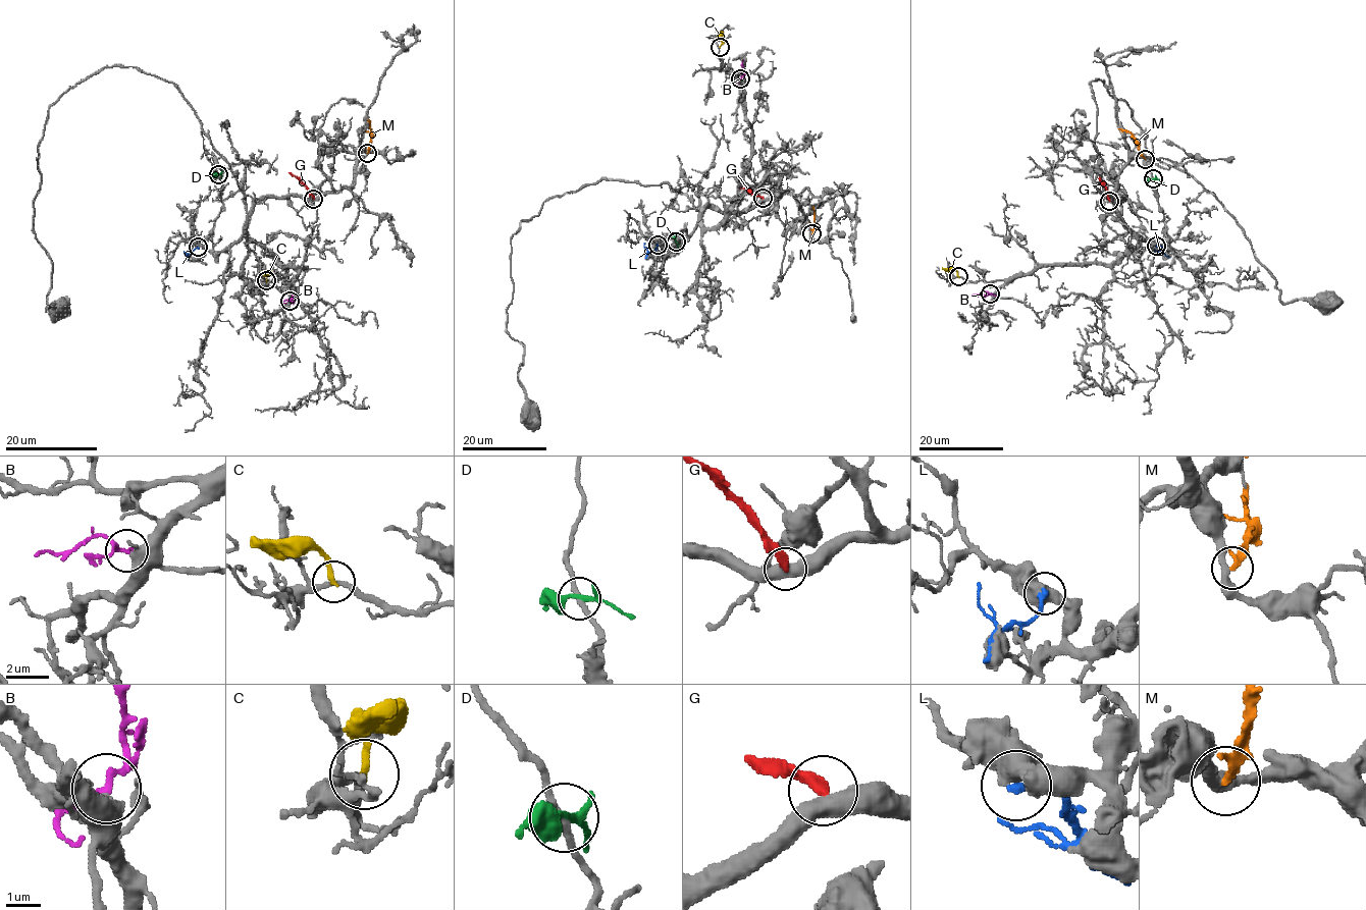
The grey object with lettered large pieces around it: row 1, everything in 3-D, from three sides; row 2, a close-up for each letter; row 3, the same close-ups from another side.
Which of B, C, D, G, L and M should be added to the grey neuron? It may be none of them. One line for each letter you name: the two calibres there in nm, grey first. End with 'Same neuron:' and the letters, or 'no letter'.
B: 440 nm thick on the grey side, 140 nm on the other
Same neuron: B

